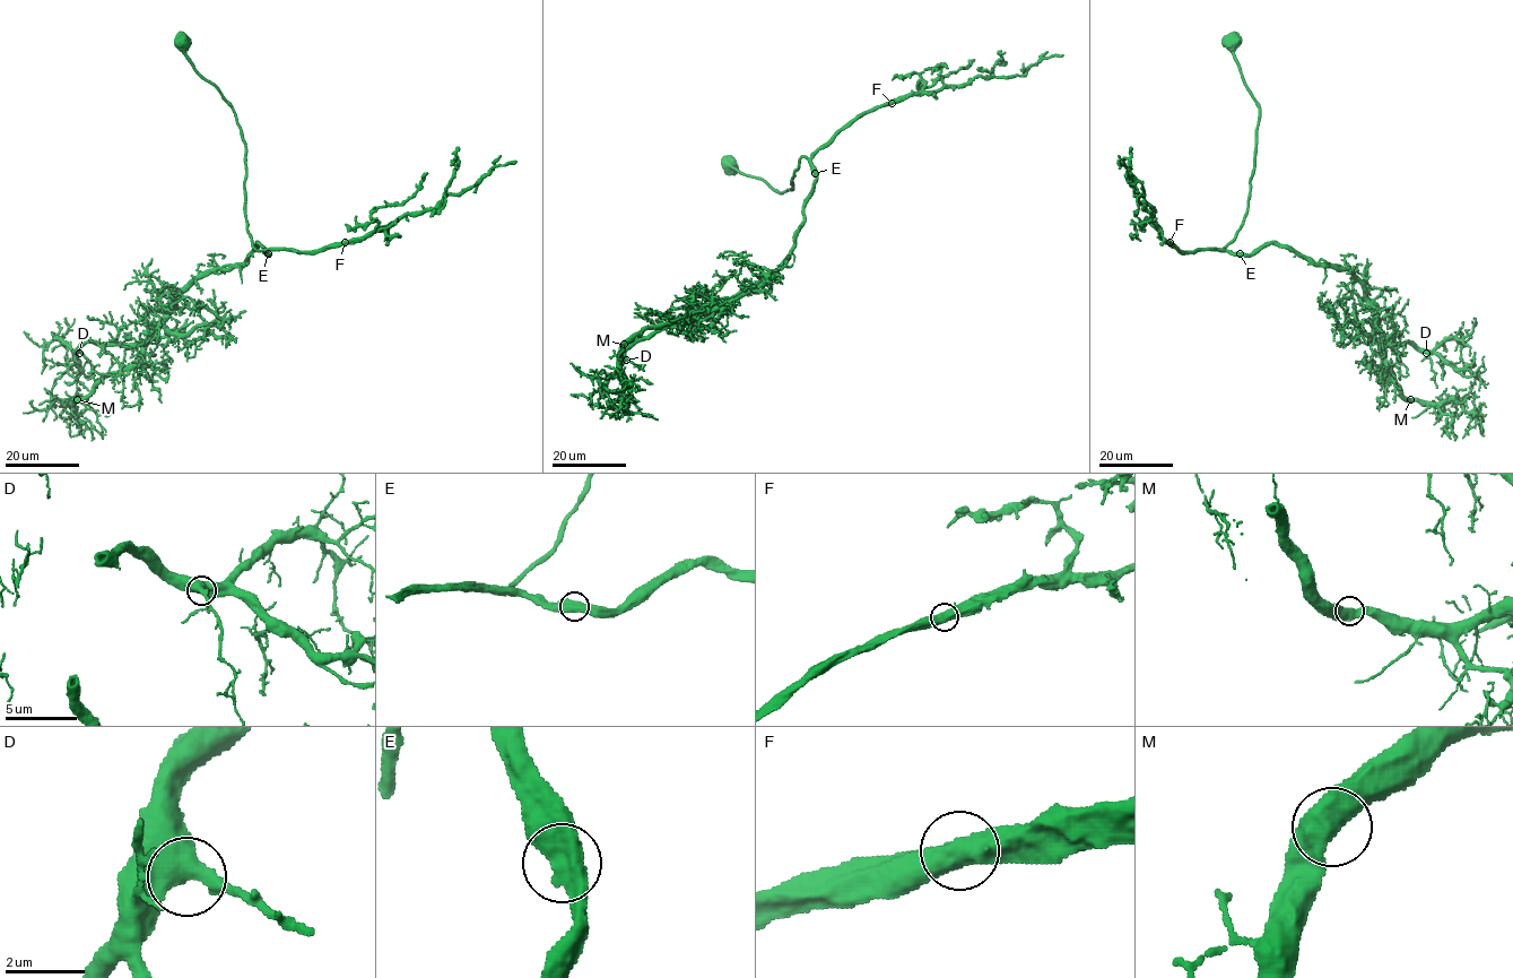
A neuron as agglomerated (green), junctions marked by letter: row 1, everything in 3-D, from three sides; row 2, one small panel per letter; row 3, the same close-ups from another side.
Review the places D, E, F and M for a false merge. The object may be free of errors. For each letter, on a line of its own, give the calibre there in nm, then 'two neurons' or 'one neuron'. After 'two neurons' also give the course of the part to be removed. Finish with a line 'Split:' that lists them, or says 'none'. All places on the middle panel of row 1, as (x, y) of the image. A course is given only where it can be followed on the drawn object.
D: 550 nm thick; one neuron
E: 600 nm thick; one neuron
F: 600 nm thick; one neuron
M: 600 nm thick; one neuron
Split: none

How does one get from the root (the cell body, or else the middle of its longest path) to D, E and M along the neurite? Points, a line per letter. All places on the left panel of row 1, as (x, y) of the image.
D: (177, 39), (235, 113), (246, 230), (269, 254), (258, 243), (245, 262), (198, 276), (144, 339), (79, 353)
E: (177, 39), (177, 46), (192, 67), (218, 91), (235, 113), (245, 145), (246, 230), (251, 244), (268, 254)
M: (177, 39), (235, 113), (246, 230), (269, 254), (258, 243), (245, 262), (198, 276), (140, 358), (77, 399)

